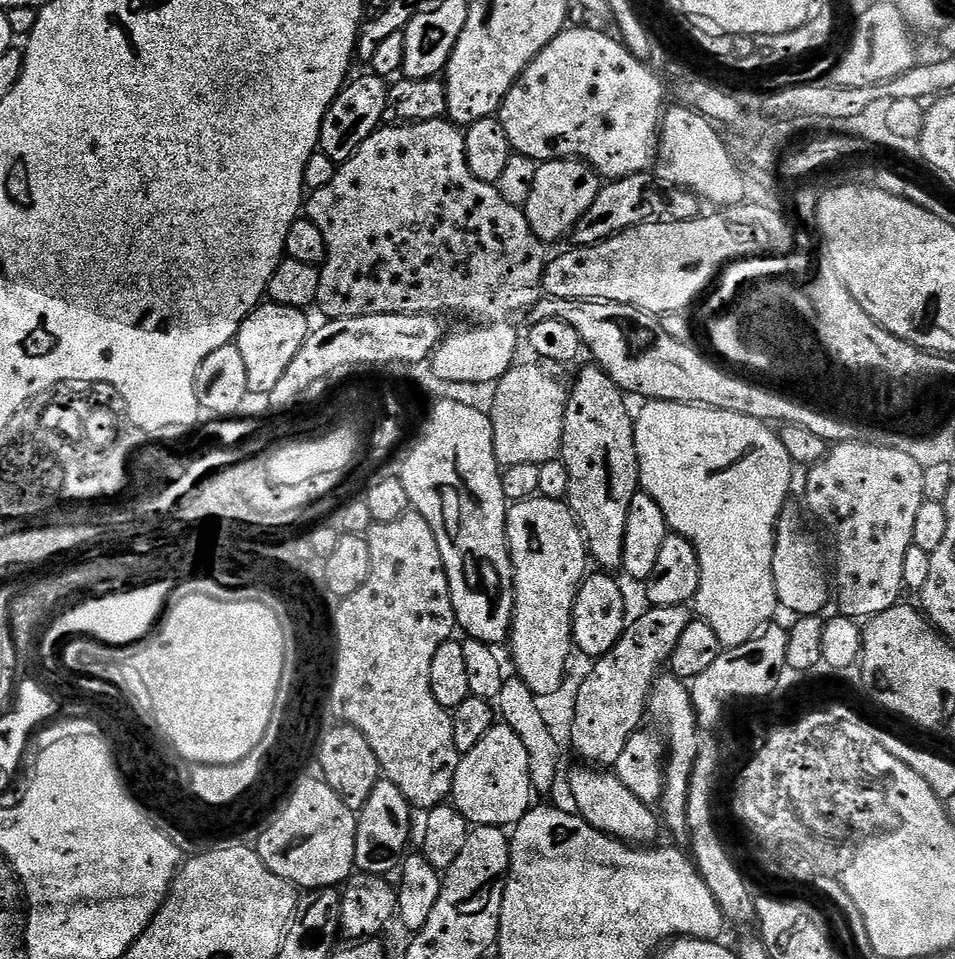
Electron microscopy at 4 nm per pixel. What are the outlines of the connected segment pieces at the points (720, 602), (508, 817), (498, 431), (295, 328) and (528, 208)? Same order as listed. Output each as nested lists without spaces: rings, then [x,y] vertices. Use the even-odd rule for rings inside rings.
[[[650,400],[643,406],[634,416],[640,487],[658,502],[669,529],[686,538],[698,554],[700,585],[695,615],[718,634],[721,649],[742,646],[769,627],[778,613],[772,563],[776,523],[789,503],[788,491],[792,488],[794,465],[790,454],[765,421],[746,418],[746,414],[665,400]]]
[[[497,722],[474,750],[461,755],[450,800],[469,825],[499,828],[516,825],[533,807],[532,796],[534,789],[526,746],[522,746],[522,738],[518,738],[508,724]]]
[[[517,363],[495,385],[496,393],[492,396],[490,419],[492,422],[492,437],[494,438],[494,454],[496,461],[504,468],[519,466],[521,462],[545,464],[561,455],[562,434],[564,433],[564,411],[570,395],[567,387],[563,388],[548,372],[539,368],[541,365]]]
[[[261,302],[253,312],[240,324],[235,338],[238,354],[242,354],[242,366],[246,366],[249,393],[267,397],[274,386],[278,386],[278,378],[286,374],[286,366],[294,362],[294,354],[302,350],[310,331],[309,313],[303,308],[291,308],[271,302]]]
[[[582,160],[543,161],[534,174],[534,190],[530,190],[530,198],[522,206],[524,217],[539,240],[560,240],[563,236],[567,237],[575,228],[578,218],[590,210],[601,187],[601,177],[597,176],[590,164]]]

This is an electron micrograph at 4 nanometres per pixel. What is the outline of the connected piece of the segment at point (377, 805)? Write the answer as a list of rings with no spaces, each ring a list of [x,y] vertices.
[[[381,778],[374,786],[370,798],[366,798],[366,806],[360,808],[356,817],[355,871],[382,877],[395,873],[409,851],[408,839],[412,836],[412,815],[414,809],[402,794],[402,790],[398,790],[394,782]]]

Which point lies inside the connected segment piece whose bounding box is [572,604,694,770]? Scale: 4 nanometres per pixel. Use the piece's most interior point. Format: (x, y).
(612, 701)

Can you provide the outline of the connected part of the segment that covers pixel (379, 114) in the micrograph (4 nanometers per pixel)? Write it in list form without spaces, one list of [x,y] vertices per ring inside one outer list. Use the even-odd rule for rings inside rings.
[[[375,74],[367,75],[357,80],[349,79],[334,98],[330,110],[326,110],[326,118],[322,118],[318,151],[326,154],[326,158],[333,160],[337,166],[345,164],[358,150],[358,146],[362,146],[362,142],[366,142],[366,138],[370,138],[370,134],[377,132],[385,123],[389,81]]]

